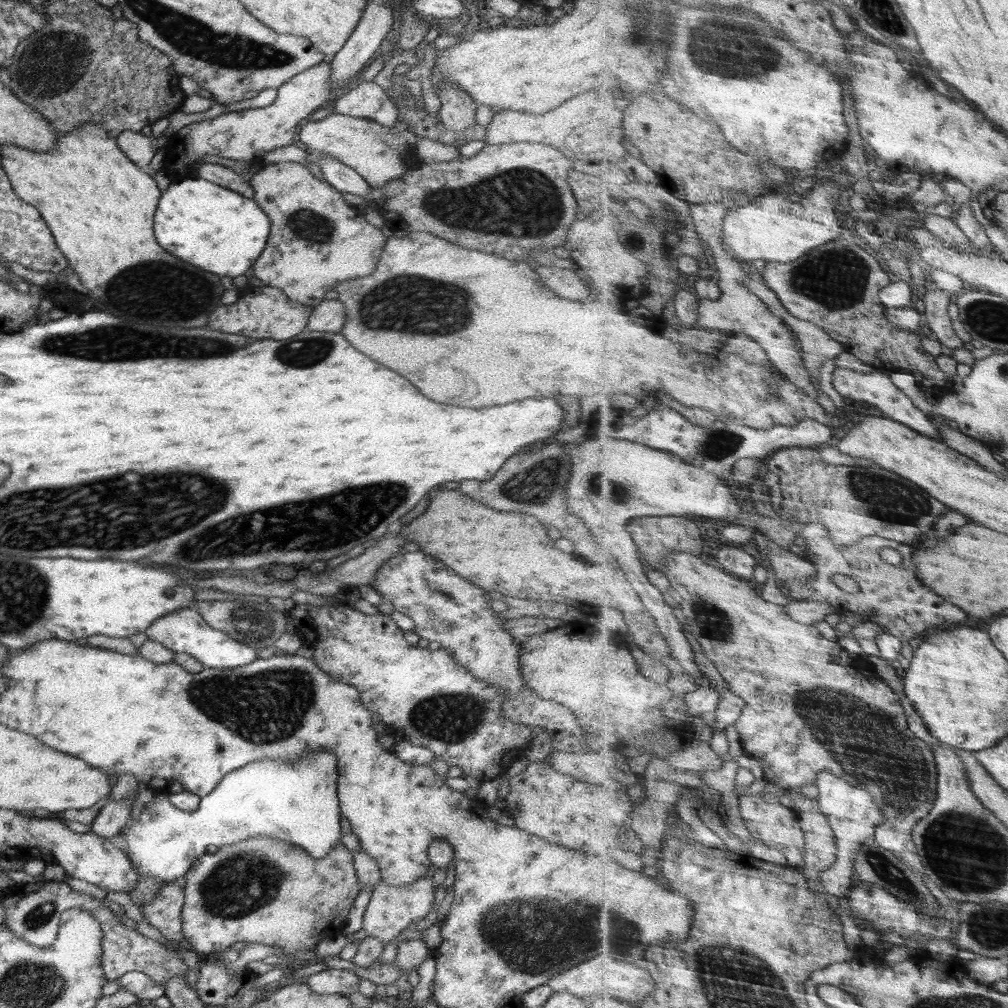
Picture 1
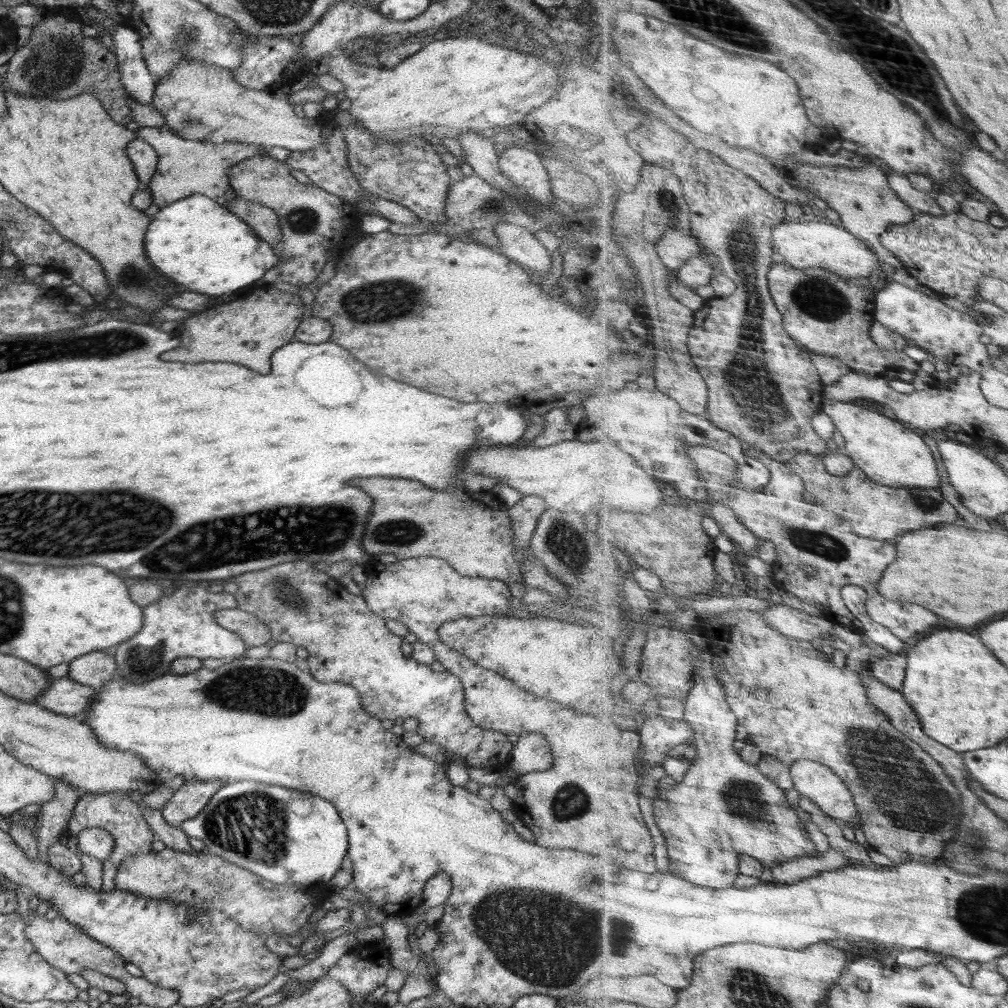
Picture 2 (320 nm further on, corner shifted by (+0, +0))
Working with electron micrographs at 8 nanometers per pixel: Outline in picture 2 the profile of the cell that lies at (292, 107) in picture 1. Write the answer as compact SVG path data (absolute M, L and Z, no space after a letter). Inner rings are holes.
M165 124L157 127L139 127L135 133L136 138L147 142L157 152L157 169L151 181L147 183L147 188L152 195L151 204L156 204L160 208L193 194L203 194L227 207L227 202L237 197L229 185L227 170L245 158L263 155L268 151L266 146L254 146L245 142L214 144L204 140L180 138Z

